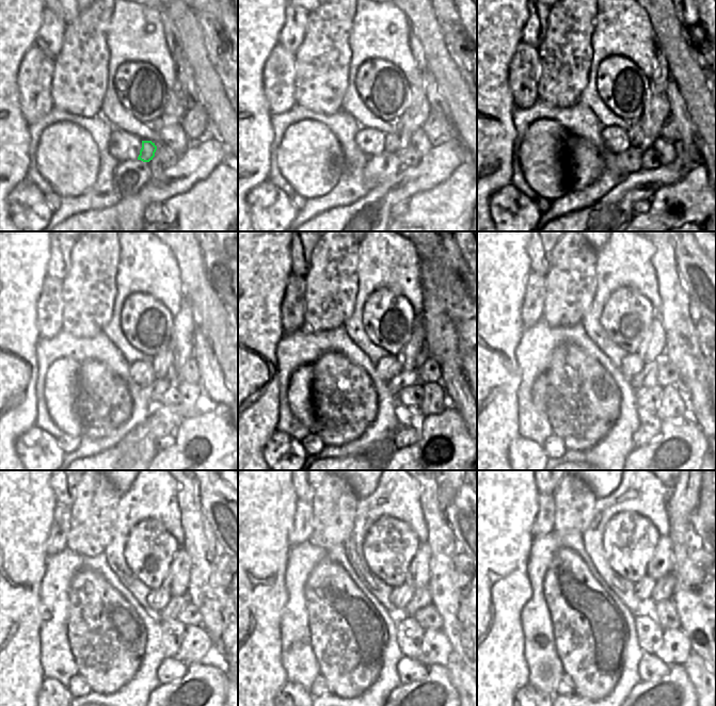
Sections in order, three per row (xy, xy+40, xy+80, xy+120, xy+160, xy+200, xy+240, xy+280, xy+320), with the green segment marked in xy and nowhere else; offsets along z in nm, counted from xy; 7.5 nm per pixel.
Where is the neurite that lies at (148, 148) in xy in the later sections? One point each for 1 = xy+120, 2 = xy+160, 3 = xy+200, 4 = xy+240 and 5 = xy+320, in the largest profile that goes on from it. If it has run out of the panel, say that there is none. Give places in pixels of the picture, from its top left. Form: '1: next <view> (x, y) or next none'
1: next xy+120 (160, 363)
2: next xy+160 (416, 341)
3: next xy+200 (653, 346)
4: next xy+240 (177, 581)
5: next xy+320 (662, 561)

